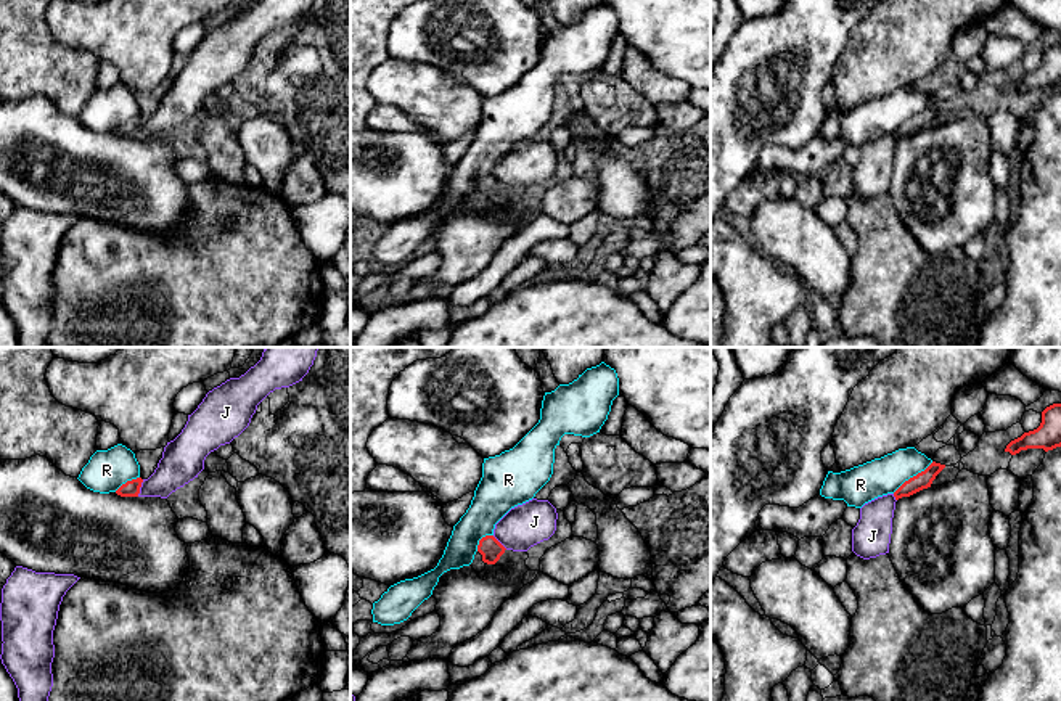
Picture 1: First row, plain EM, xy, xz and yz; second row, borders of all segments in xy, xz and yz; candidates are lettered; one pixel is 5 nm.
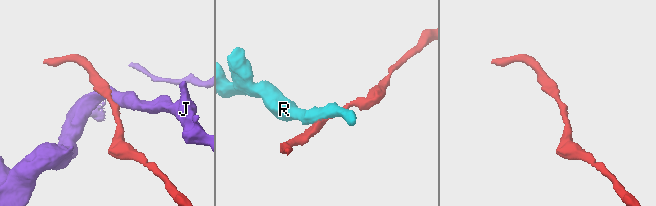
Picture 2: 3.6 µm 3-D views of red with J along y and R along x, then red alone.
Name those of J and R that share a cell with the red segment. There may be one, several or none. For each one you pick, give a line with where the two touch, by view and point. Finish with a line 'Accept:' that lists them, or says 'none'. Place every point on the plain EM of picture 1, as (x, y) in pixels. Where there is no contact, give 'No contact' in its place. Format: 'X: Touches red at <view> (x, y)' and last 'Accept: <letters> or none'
Accept: none

